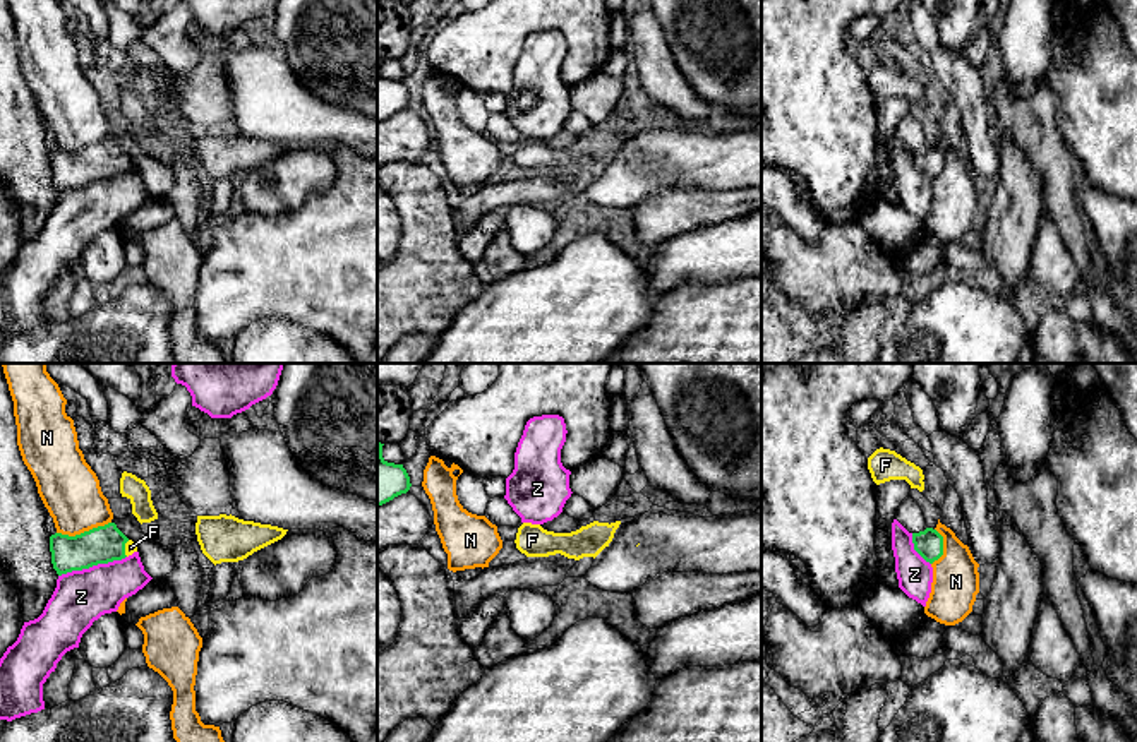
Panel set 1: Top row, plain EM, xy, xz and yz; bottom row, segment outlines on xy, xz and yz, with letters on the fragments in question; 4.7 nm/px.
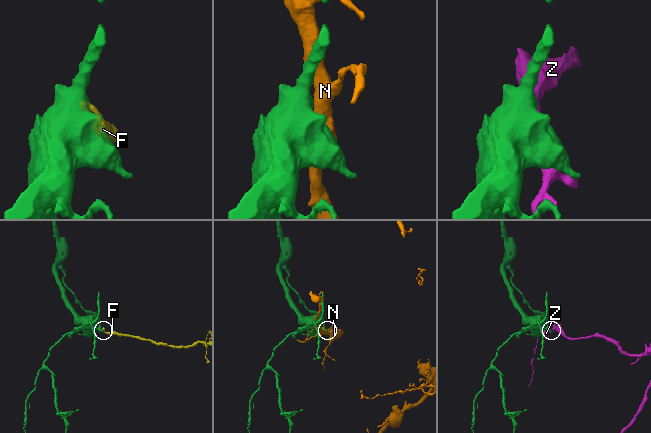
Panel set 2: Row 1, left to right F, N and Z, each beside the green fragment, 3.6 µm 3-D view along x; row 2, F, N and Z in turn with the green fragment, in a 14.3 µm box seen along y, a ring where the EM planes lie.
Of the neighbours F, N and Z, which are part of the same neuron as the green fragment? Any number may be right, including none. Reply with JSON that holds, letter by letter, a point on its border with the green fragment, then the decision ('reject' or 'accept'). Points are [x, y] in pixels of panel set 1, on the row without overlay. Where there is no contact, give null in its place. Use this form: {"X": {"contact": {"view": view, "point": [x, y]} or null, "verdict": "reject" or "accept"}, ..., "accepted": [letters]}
{"F": {"contact": {"view": "xy", "point": [124, 165]}, "verdict": "accept"}, "N": {"contact": {"view": "xy", "point": [84, 148]}, "verdict": "reject"}, "Z": {"contact": {"view": "xy", "point": [91, 182]}, "verdict": "reject"}, "accepted": ["F"]}

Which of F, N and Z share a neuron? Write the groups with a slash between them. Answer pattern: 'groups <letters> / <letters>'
groups F / N / Z

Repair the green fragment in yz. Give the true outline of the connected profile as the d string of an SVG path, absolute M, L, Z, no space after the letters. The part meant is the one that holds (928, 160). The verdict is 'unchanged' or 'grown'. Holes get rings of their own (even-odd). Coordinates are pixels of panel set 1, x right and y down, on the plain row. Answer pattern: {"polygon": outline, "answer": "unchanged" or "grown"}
{"polygon": "M933 144L912 149L912 159L914 166L929 180L943 171L943 153Z", "answer": "unchanged"}

